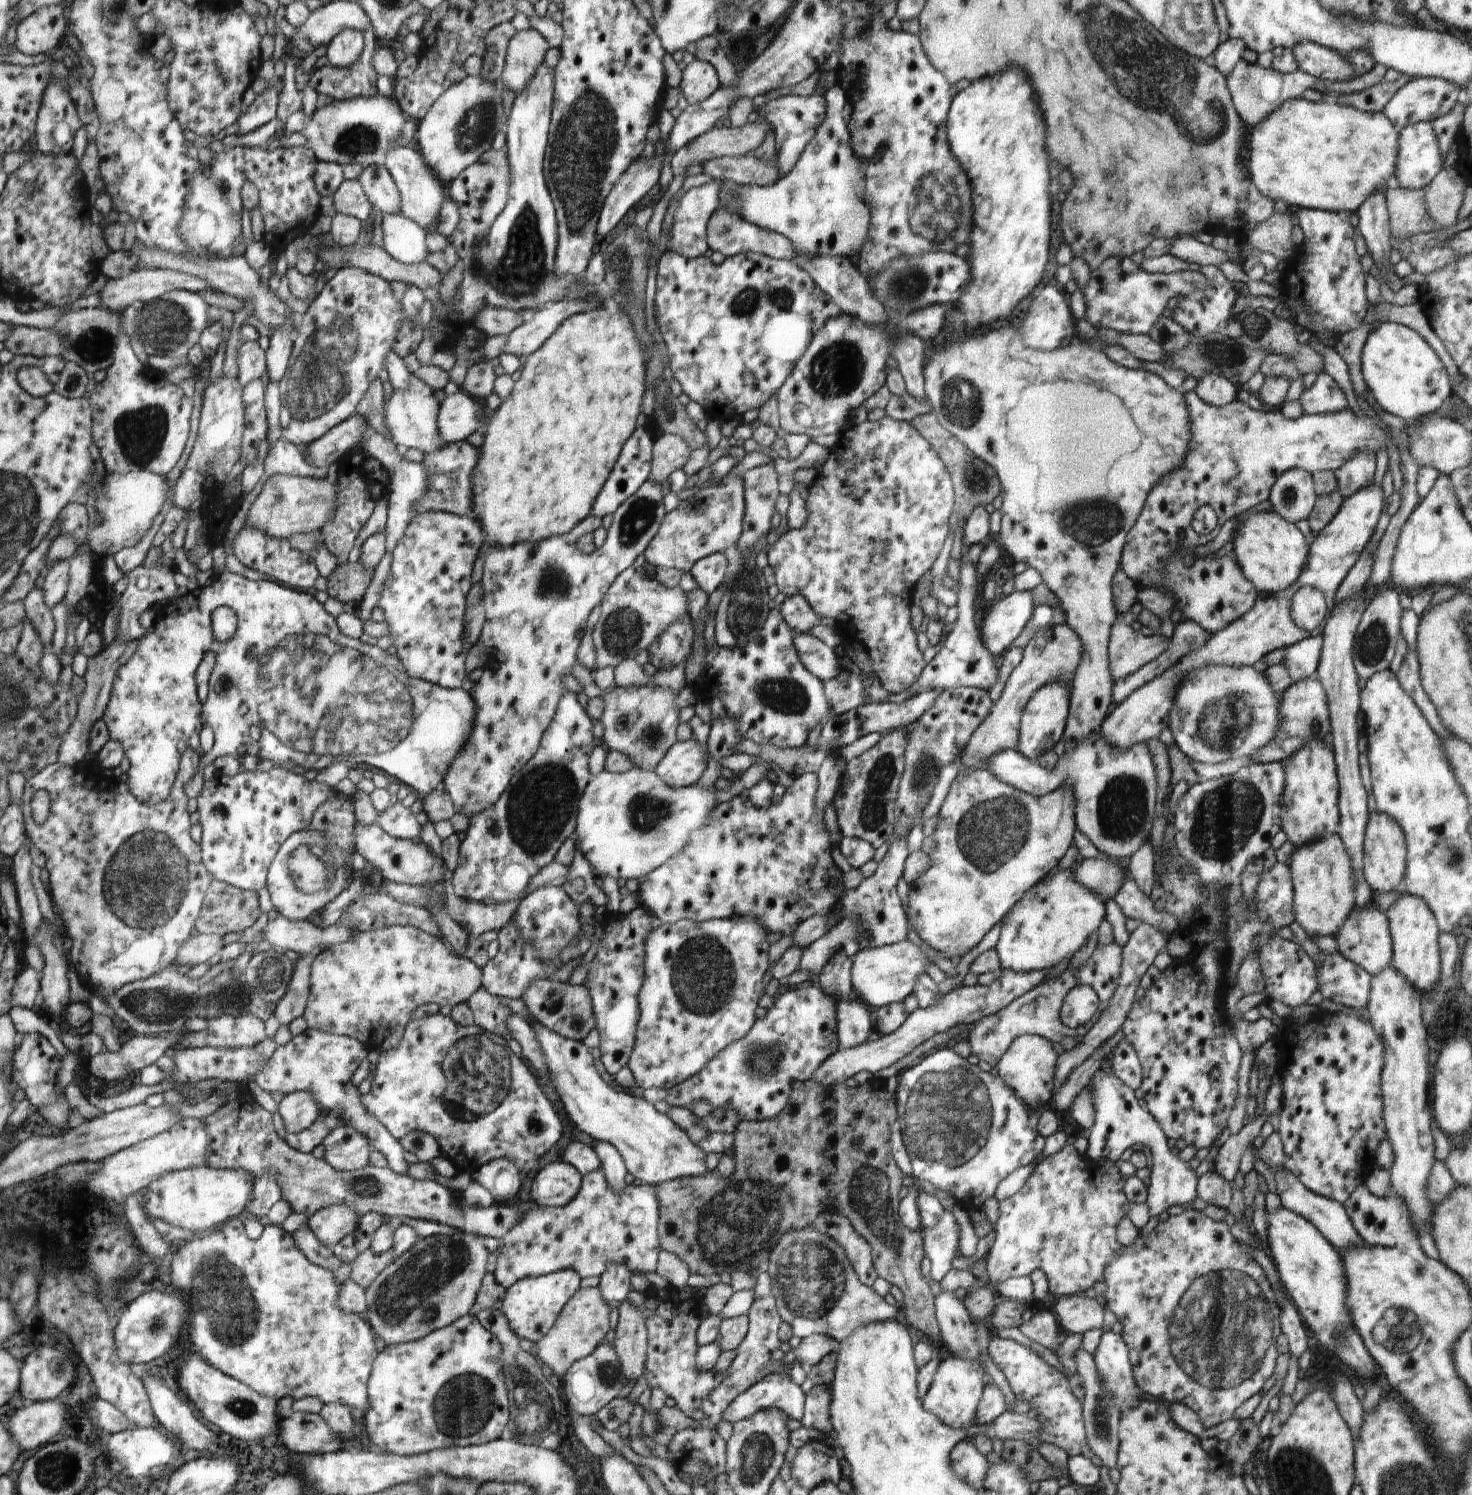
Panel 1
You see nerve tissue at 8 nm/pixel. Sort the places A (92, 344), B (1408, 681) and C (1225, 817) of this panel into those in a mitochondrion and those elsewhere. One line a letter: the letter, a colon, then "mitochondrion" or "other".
A: mitochondrion
B: other
C: mitochondrion

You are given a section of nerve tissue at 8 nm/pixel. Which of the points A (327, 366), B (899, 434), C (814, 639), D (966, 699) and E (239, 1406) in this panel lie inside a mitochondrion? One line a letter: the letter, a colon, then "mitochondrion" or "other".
A: mitochondrion
B: other
C: other
D: other
E: mitochondrion

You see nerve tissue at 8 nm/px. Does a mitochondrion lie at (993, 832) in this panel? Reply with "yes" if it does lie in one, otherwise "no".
yes

